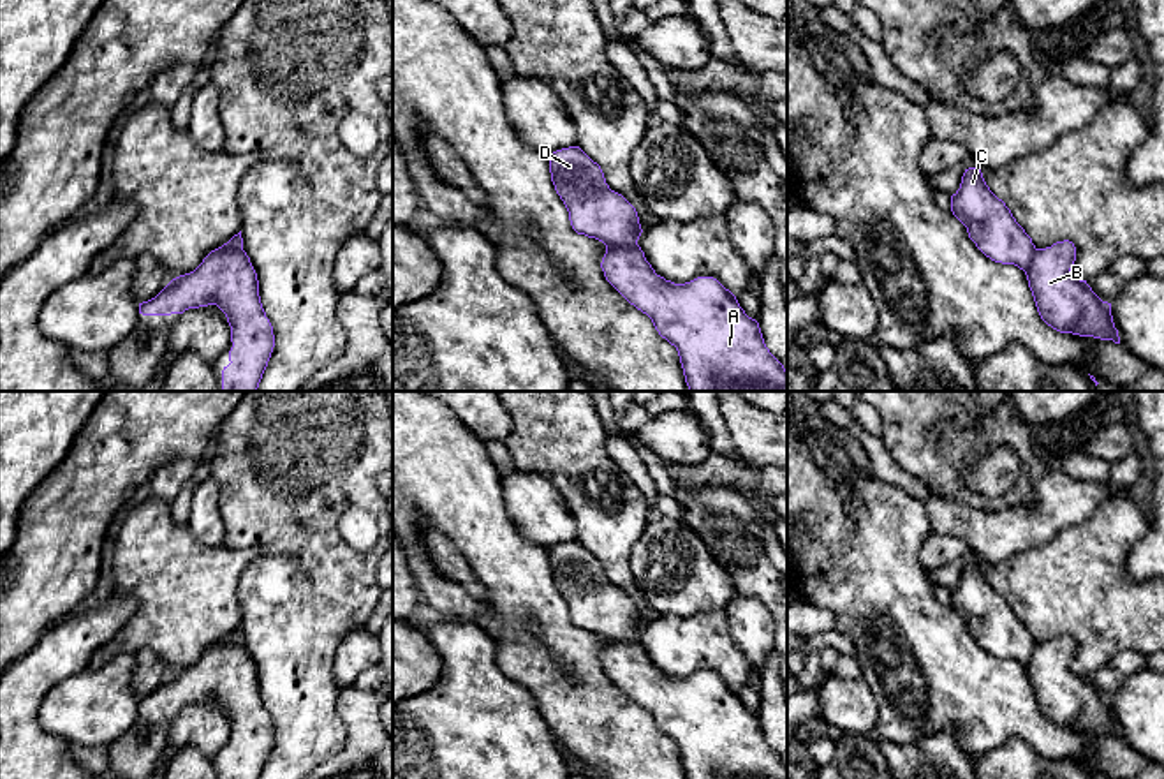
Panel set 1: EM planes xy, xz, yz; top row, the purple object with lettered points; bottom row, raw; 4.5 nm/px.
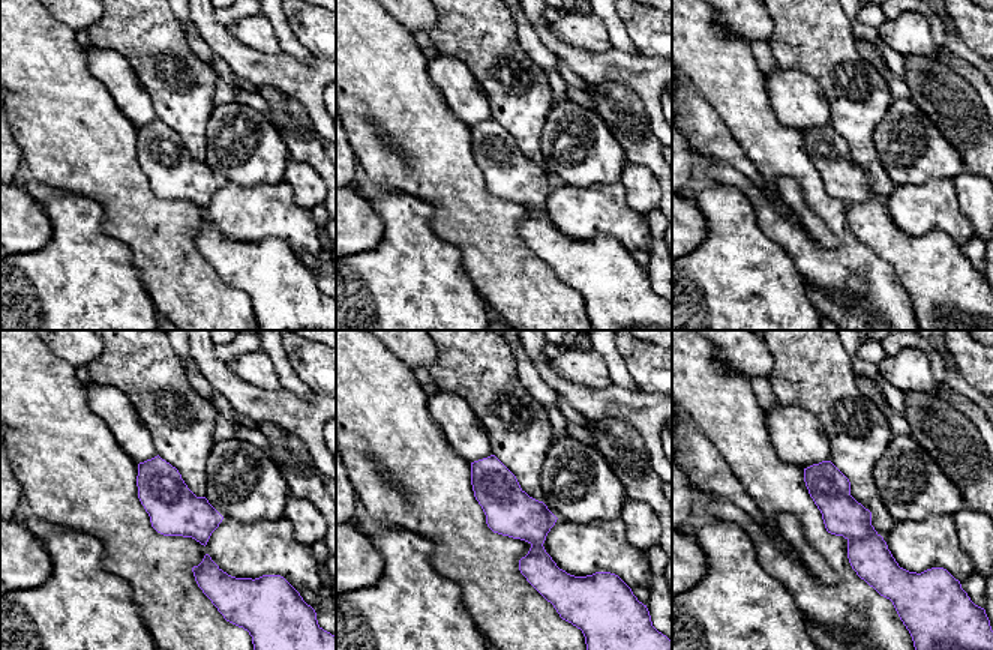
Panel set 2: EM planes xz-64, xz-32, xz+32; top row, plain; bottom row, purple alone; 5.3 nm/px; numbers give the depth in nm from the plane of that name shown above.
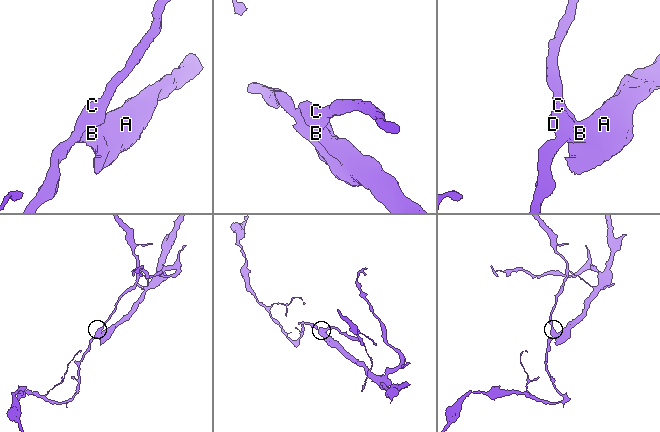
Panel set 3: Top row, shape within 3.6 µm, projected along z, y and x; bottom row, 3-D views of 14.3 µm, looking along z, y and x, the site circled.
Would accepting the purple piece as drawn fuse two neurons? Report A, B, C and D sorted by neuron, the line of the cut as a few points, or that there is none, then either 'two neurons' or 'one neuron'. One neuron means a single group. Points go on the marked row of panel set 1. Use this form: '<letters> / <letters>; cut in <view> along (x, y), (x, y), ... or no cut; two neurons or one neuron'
A B / C D; cut in xz along (636, 242), (606, 245); two neurons

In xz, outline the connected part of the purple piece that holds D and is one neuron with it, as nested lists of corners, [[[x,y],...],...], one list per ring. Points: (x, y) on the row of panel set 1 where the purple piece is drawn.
[[[579,146],[549,155],[549,173],[572,229],[604,245],[636,245],[643,229],[636,208],[606,183],[604,173]]]

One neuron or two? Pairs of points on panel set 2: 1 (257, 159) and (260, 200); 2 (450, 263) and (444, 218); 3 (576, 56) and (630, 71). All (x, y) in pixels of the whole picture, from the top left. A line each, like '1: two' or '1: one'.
1: two
2: two
3: one

